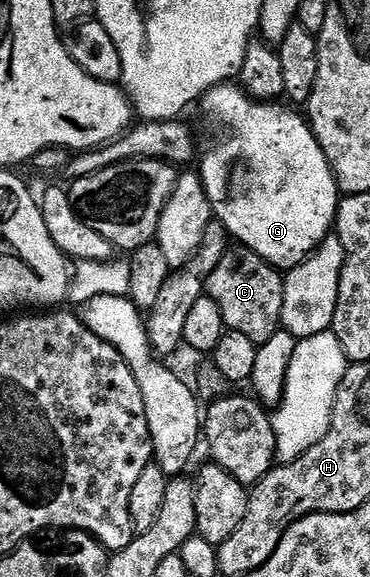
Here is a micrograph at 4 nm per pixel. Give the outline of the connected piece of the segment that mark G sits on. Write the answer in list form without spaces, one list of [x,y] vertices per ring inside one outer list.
[[[227,81],[221,83],[219,87],[214,87],[207,91],[200,100],[200,107],[206,110],[206,115],[216,122],[222,123],[222,127],[226,131],[230,131],[227,139],[222,139],[206,156],[202,159],[202,168],[200,174],[202,176],[202,184],[208,193],[208,201],[210,202],[210,210],[216,216],[217,222],[224,225],[227,236],[231,240],[237,241],[241,246],[247,247],[250,251],[256,252],[264,261],[268,261],[272,266],[279,269],[289,269],[302,263],[303,260],[317,249],[318,245],[331,234],[332,228],[335,226],[338,218],[338,205],[340,202],[340,192],[338,190],[338,180],[334,177],[334,171],[330,168],[328,157],[324,157],[324,149],[319,145],[314,131],[310,128],[309,122],[301,114],[297,115],[289,106],[280,106],[277,102],[257,102],[249,98],[241,86],[235,85],[233,82]]]

